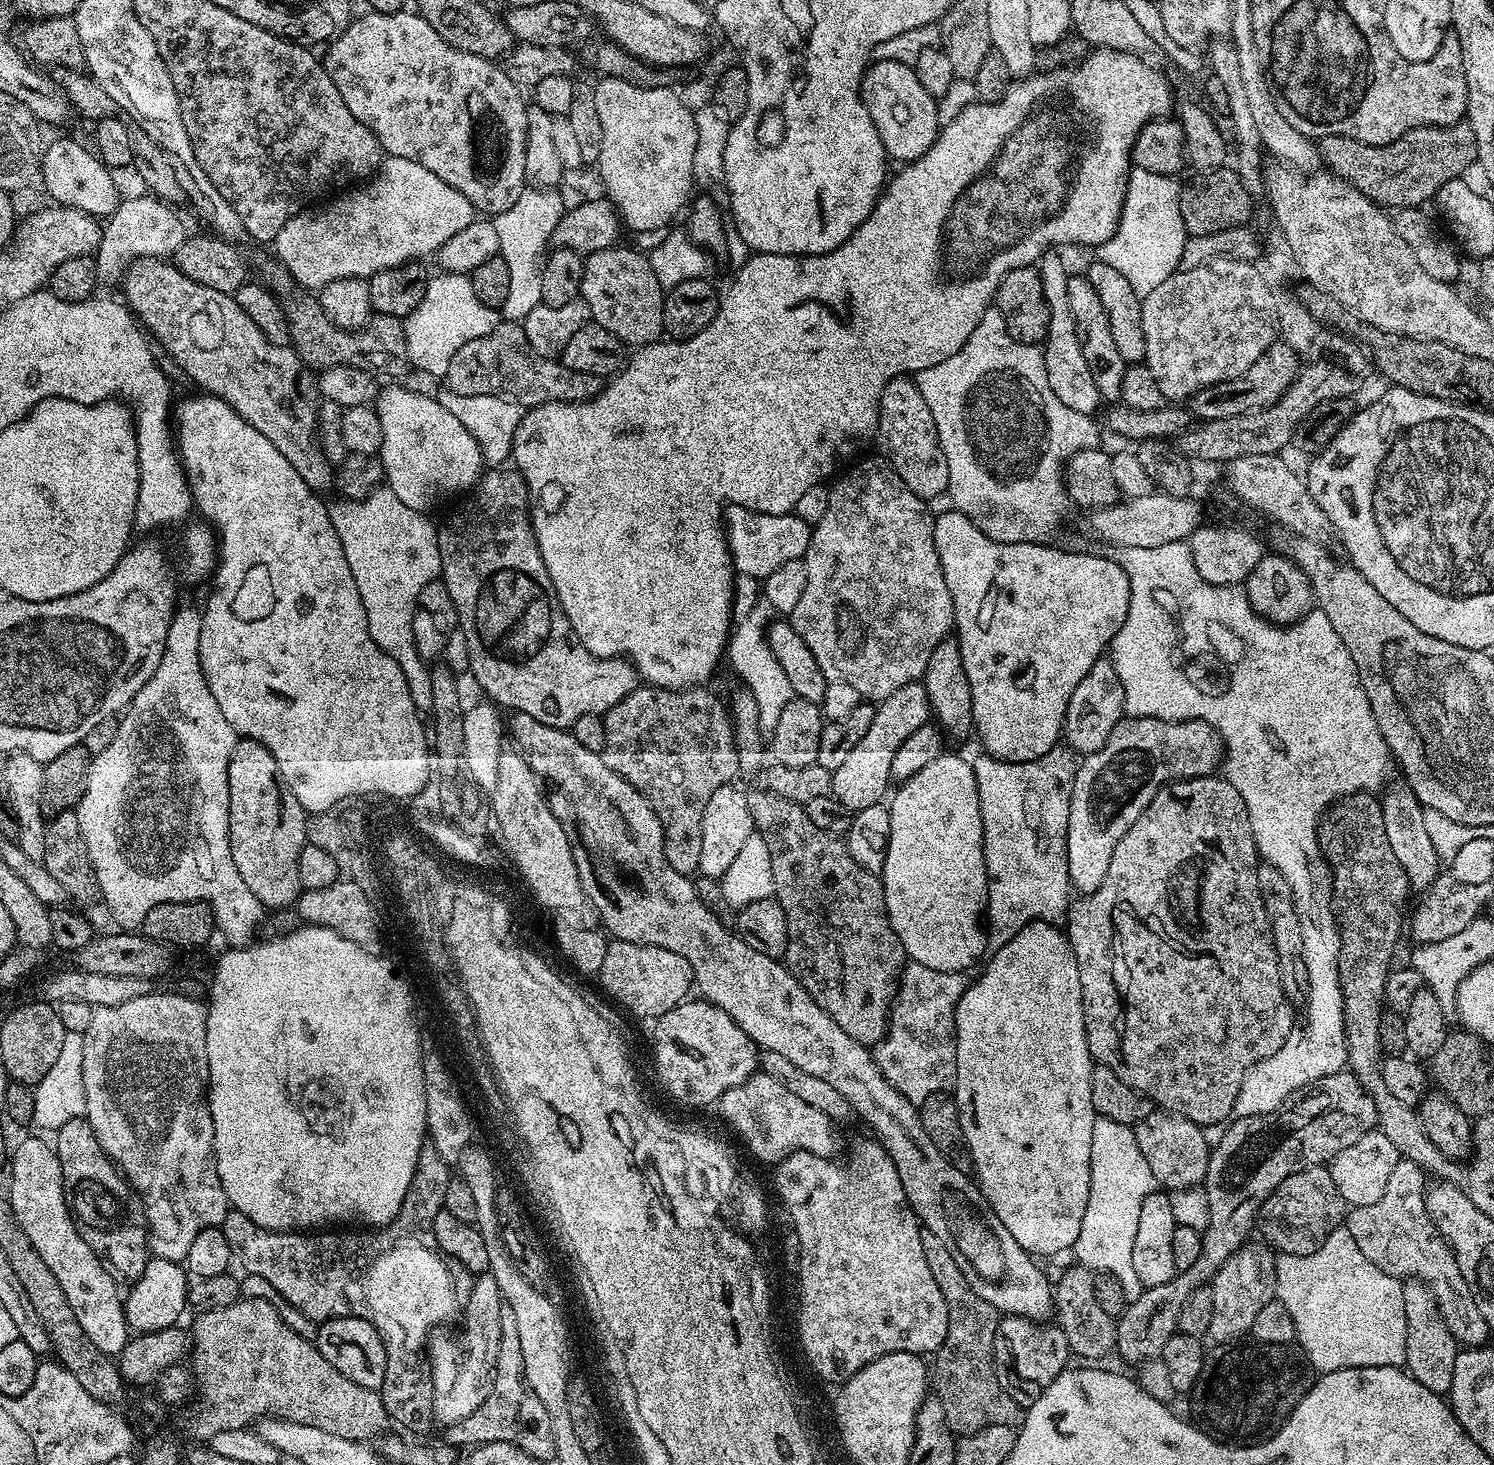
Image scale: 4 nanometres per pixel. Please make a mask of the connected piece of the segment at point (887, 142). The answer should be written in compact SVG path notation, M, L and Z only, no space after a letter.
M877 60L869 63L860 79L860 104L866 111L866 119L874 122L874 130L878 130L878 138L882 138L885 153L893 161L907 162L922 158L926 150L936 140L942 127L940 112L936 109L937 97L931 96L918 82L915 67L902 62Z

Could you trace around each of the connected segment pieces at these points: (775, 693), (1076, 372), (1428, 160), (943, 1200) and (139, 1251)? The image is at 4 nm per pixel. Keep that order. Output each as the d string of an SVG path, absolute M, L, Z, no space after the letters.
M759 602L750 610L744 620L733 627L726 649L727 663L732 663L736 676L743 687L754 694L754 702L758 704L758 722L765 733L770 734L778 726L778 718L782 715L786 702L793 700L792 687L786 679L782 666L778 666L778 658L774 658L774 650L768 645L768 626L777 619L774 606L767 602Z
M1049 250L1040 257L1038 271L1042 294L1046 296L1048 305L1048 339L1046 341L1046 372L1050 378L1050 390L1058 394L1059 400L1070 410L1078 410L1089 414L1102 404L1098 394L1098 386L1094 386L1094 378L1090 378L1090 366L1086 366L1086 358L1080 353L1078 346L1078 326L1074 326L1070 314L1070 298L1066 295L1066 271L1056 264L1055 251Z
M1467 122L1450 124L1447 128L1415 128L1389 144L1363 144L1354 138L1345 136L1319 137L1318 147L1320 159L1329 164L1331 171L1337 177L1347 181L1366 198L1384 210L1399 210L1402 208L1419 208L1431 201L1437 192L1446 186L1446 182L1461 179L1471 164L1477 163L1476 138L1474 130Z
M521 712L515 713L511 718L513 719L512 736L516 739L515 747L523 752L525 758L528 759L528 765L530 765L530 767L535 770L536 775L540 777L548 797L548 805L554 814L554 818L558 818L558 822L562 827L567 828L569 837L574 838L579 851L582 853L582 858L577 859L576 862L579 868L580 882L584 885L584 895L587 903L589 905L592 903L593 910L600 915L600 920L604 923L605 929L603 928L603 931L607 933L612 940L638 942L646 946L662 946L662 950L674 950L674 954L682 954L682 958L686 958L686 962L690 962L690 966L692 967L692 978L698 992L700 988L699 995L707 1000L708 1003L716 1004L722 1010L726 1010L726 1014L730 1014L730 1018L734 1018L734 1022L738 1022L738 1026L756 1045L763 1051L784 1055L788 1061L794 1062L799 1069L817 1078L822 1078L825 1082L830 1082L835 1090L838 1090L838 1093L842 1094L842 1096L848 1100L855 1115L857 1117L859 1115L862 1116L865 1122L876 1131L873 1132L875 1137L890 1154L890 1158L898 1170L898 1178L902 1178L902 1186L904 1187L904 1193L908 1199L908 1205L914 1210L916 1219L920 1221L921 1225L923 1225L931 1235L942 1238L942 1242L946 1242L946 1246L950 1250L954 1262L958 1262L958 1270L962 1270L962 1274L966 1274L966 1282L968 1285L971 1286L983 1300L990 1302L990 1306L994 1306L997 1313L1003 1314L1004 1316L1025 1316L1031 1320L1039 1320L1041 1322L1047 1321L1054 1312L1054 1305L1052 1303L1053 1285L1050 1283L1050 1280L1044 1277L1044 1272L1036 1265L1039 1263L1034 1259L1032 1253L1022 1250L1022 1246L1018 1246L1018 1242L1014 1242L1014 1234L1010 1234L1010 1230L1006 1230L1006 1226L1002 1226L1000 1219L992 1213L992 1208L984 1200L984 1194L980 1192L975 1179L973 1179L969 1173L955 1168L955 1166L937 1150L934 1146L934 1142L930 1142L930 1134L926 1134L926 1130L920 1121L919 1107L915 1104L911 1104L911 1102L908 1101L886 1077L884 1077L882 1070L876 1064L875 1055L873 1055L865 1045L858 1043L854 1038L850 1038L846 1034L846 1030L842 1030L842 1026L838 1026L838 1022L834 1022L830 1018L830 1014L826 1014L826 1010L822 1010L822 1006L818 1006L818 1002L814 1002L810 998L808 991L797 982L796 977L788 971L787 967L785 967L777 957L758 954L758 950L746 946L746 942L742 942L740 936L733 934L726 925L720 921L720 917L715 911L707 909L706 906L702 904L702 899L700 899L696 893L695 883L693 883L689 877L678 874L678 870L674 870L670 866L670 862L666 862L666 854L664 853L664 831L658 822L658 814L654 814L650 802L646 802L646 798L642 794L638 794L638 790L634 790L634 786L630 786L630 782L626 782L626 778L614 774L614 770L610 770L610 766L606 766L606 762L601 753L586 750L586 746L580 745L580 743L578 743L578 738L574 738L569 729L546 726L534 718L530 718L530 714L522 714Z
M77 1118L66 1122L55 1133L55 1136L54 1147L60 1159L62 1178L64 1179L64 1197L72 1212L72 1220L76 1224L78 1234L82 1234L82 1238L90 1246L90 1250L94 1250L94 1254L98 1254L102 1266L112 1277L121 1285L131 1286L140 1277L142 1270L146 1270L150 1259L148 1225L144 1218L144 1205L141 1197L125 1180L123 1172L105 1154L88 1119Z

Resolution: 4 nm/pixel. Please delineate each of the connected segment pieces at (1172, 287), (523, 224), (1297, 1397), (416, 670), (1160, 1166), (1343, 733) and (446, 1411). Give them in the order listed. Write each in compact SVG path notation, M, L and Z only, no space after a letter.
M1223 258L1212 260L1194 270L1177 270L1170 278L1166 278L1166 282L1162 282L1162 286L1158 286L1158 290L1150 290L1150 294L1143 297L1140 309L1142 310L1142 334L1146 334L1144 360L1148 369L1154 374L1154 378L1158 378L1158 390L1162 390L1165 401L1184 402L1187 401L1188 397L1193 396L1195 392L1203 388L1214 386L1223 380L1233 380L1242 374L1246 374L1246 370L1250 370L1250 366L1254 366L1254 362L1258 362L1258 358L1262 358L1262 354L1267 348L1271 344L1277 343L1279 316L1276 305L1278 296L1272 293L1271 286L1264 281L1265 273L1259 268L1260 273L1256 267L1255 263L1247 264L1241 260L1225 260Z
M529 187L510 206L510 210L495 213L492 225L498 230L499 256L510 269L510 294L502 306L502 316L508 322L522 322L542 298L542 278L540 265L544 263L546 253L552 244L552 235L563 218L566 203L559 196L559 191L551 188Z
M1251 1338L1213 1343L1190 1393L1194 1420L1200 1431L1222 1444L1237 1446L1260 1444L1273 1436L1314 1383L1307 1359L1292 1350L1286 1344L1264 1344Z
M386 486L373 490L376 493L376 532L337 532L342 542L342 550L346 550L346 562L350 562L350 574L354 574L354 582L358 585L358 594L362 598L362 606L366 610L366 622L370 630L370 638L378 642L398 666L402 666L402 674L406 674L406 686L410 686L410 698L414 698L417 708L431 709L431 674L429 665L418 654L414 646L414 630L412 619L416 609L418 594L422 594L422 586L440 576L440 547L436 537L438 528L431 524L425 513L406 506Z
M1153 1110L1149 1116L1137 1122L1134 1131L1142 1158L1146 1158L1153 1176L1165 1189L1183 1190L1203 1185L1210 1147L1203 1137L1201 1125L1173 1112Z
M1183 540L1166 542L1166 546L1153 548L1120 548L1118 559L1122 570L1126 570L1130 578L1132 591L1126 622L1122 622L1122 630L1116 632L1110 645L1110 659L1124 691L1125 713L1128 716L1159 720L1201 720L1212 727L1224 740L1223 779L1228 780L1230 786L1242 794L1242 802L1246 802L1257 853L1276 867L1278 874L1282 874L1282 878L1290 884L1290 890L1296 888L1296 880L1300 880L1300 884L1304 884L1304 892L1308 892L1308 880L1312 880L1312 872L1308 872L1308 852L1312 852L1312 824L1315 824L1316 815L1324 807L1325 801L1332 800L1337 793L1360 788L1362 784L1371 787L1390 776L1388 744L1378 730L1378 722L1374 722L1366 690L1362 690L1358 666L1354 666L1354 658L1350 658L1346 642L1338 638L1338 630L1334 630L1330 618L1326 618L1326 614L1319 610L1310 611L1295 624L1287 626L1271 624L1269 620L1262 619L1250 606L1247 591L1243 587L1235 584L1207 584L1194 566L1191 547Z
M480 1274L475 1277L472 1289L468 1292L468 1301L463 1301L462 1314L464 1310L464 1338L468 1343L478 1340L474 1354L470 1356L470 1368L462 1371L460 1380L456 1380L448 1396L440 1396L440 1399L433 1399L433 1414L435 1419L444 1426L451 1426L462 1422L464 1418L470 1418L482 1402L490 1394L492 1380L496 1377L496 1363L500 1353L502 1329L500 1326L500 1309L502 1297L498 1282L490 1274Z

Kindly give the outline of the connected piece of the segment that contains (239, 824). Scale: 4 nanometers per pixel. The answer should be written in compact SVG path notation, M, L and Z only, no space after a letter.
M237 739L228 763L228 785L230 858L242 874L242 882L265 909L293 907L302 891L298 858L309 843L304 808L282 778L274 754L256 740Z

